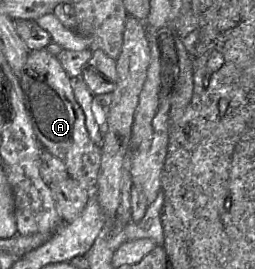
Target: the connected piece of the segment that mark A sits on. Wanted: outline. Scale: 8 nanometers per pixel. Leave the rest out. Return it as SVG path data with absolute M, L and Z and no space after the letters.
M45 48L29 51L18 79L26 112L39 143L64 163L68 177L93 188L99 173L101 149L88 135L85 116L74 97L71 78L57 56Z

